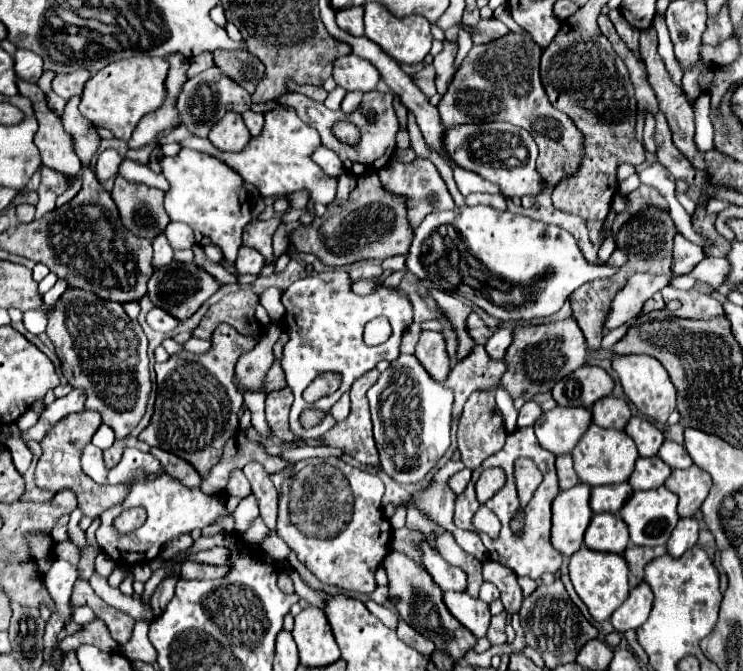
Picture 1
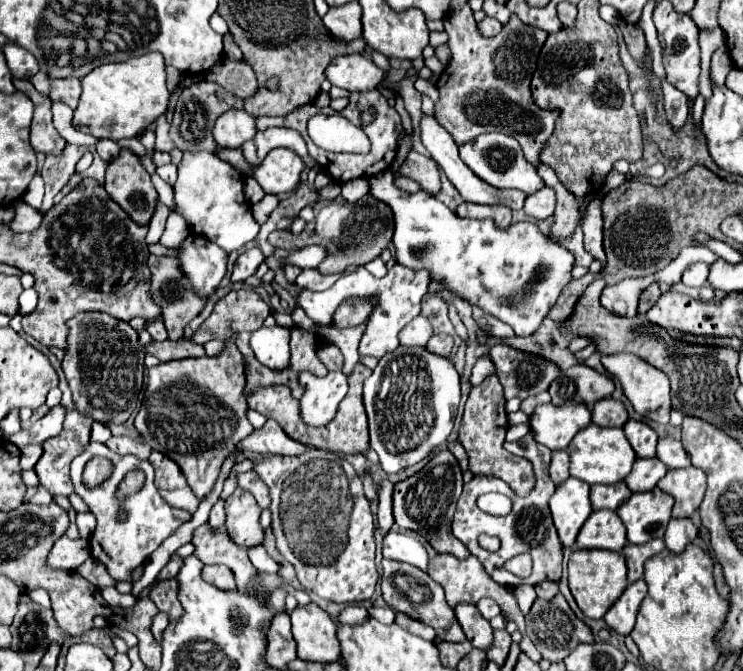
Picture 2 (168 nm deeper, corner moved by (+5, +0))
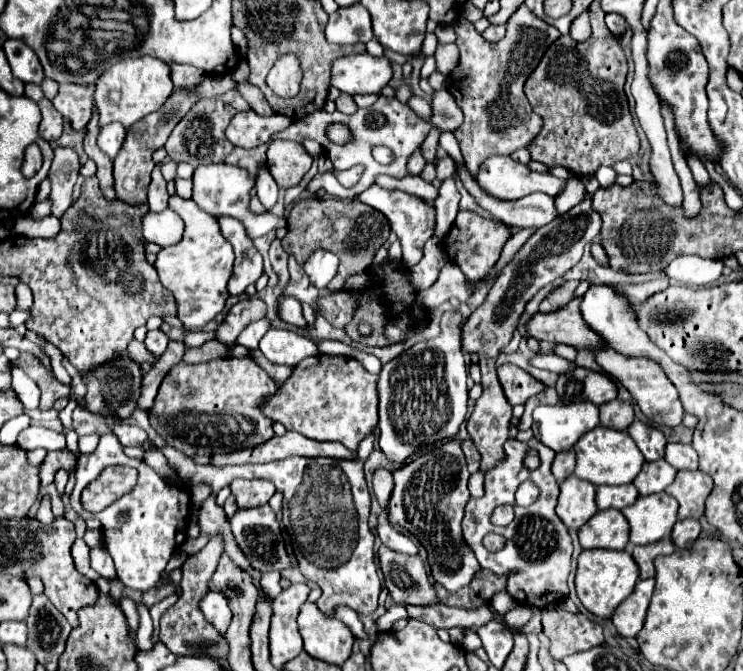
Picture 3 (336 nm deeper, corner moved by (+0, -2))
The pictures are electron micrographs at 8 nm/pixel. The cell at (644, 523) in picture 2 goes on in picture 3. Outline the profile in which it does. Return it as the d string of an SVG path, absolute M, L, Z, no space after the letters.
M669 494L639 496L633 506L621 510L631 526L633 544L651 544L671 534L677 522L677 500Z

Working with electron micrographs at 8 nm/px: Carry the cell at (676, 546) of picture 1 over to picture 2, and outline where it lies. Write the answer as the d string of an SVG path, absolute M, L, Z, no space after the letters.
M672 518L666 528L666 534L664 534L666 548L672 552L682 552L686 548L686 544L690 544L698 533L698 528L690 518Z

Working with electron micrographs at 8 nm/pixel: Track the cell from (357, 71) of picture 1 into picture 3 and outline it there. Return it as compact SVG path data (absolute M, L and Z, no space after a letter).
M351 54L337 58L331 70L331 84L345 94L379 94L391 80L391 64L387 58L375 58L371 54Z

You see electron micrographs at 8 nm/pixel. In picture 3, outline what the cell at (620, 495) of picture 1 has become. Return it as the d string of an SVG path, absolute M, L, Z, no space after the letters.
M625 484L625 486L597 486L597 508L599 510L607 510L607 508L615 508L615 510L623 510L625 506L631 506L637 500L639 492L633 484Z

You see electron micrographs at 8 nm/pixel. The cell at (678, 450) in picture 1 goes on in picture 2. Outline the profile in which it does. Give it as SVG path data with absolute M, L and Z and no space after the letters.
M660 438L658 440L658 458L668 466L668 468L688 468L690 466L690 456L684 450L682 442L674 438Z

